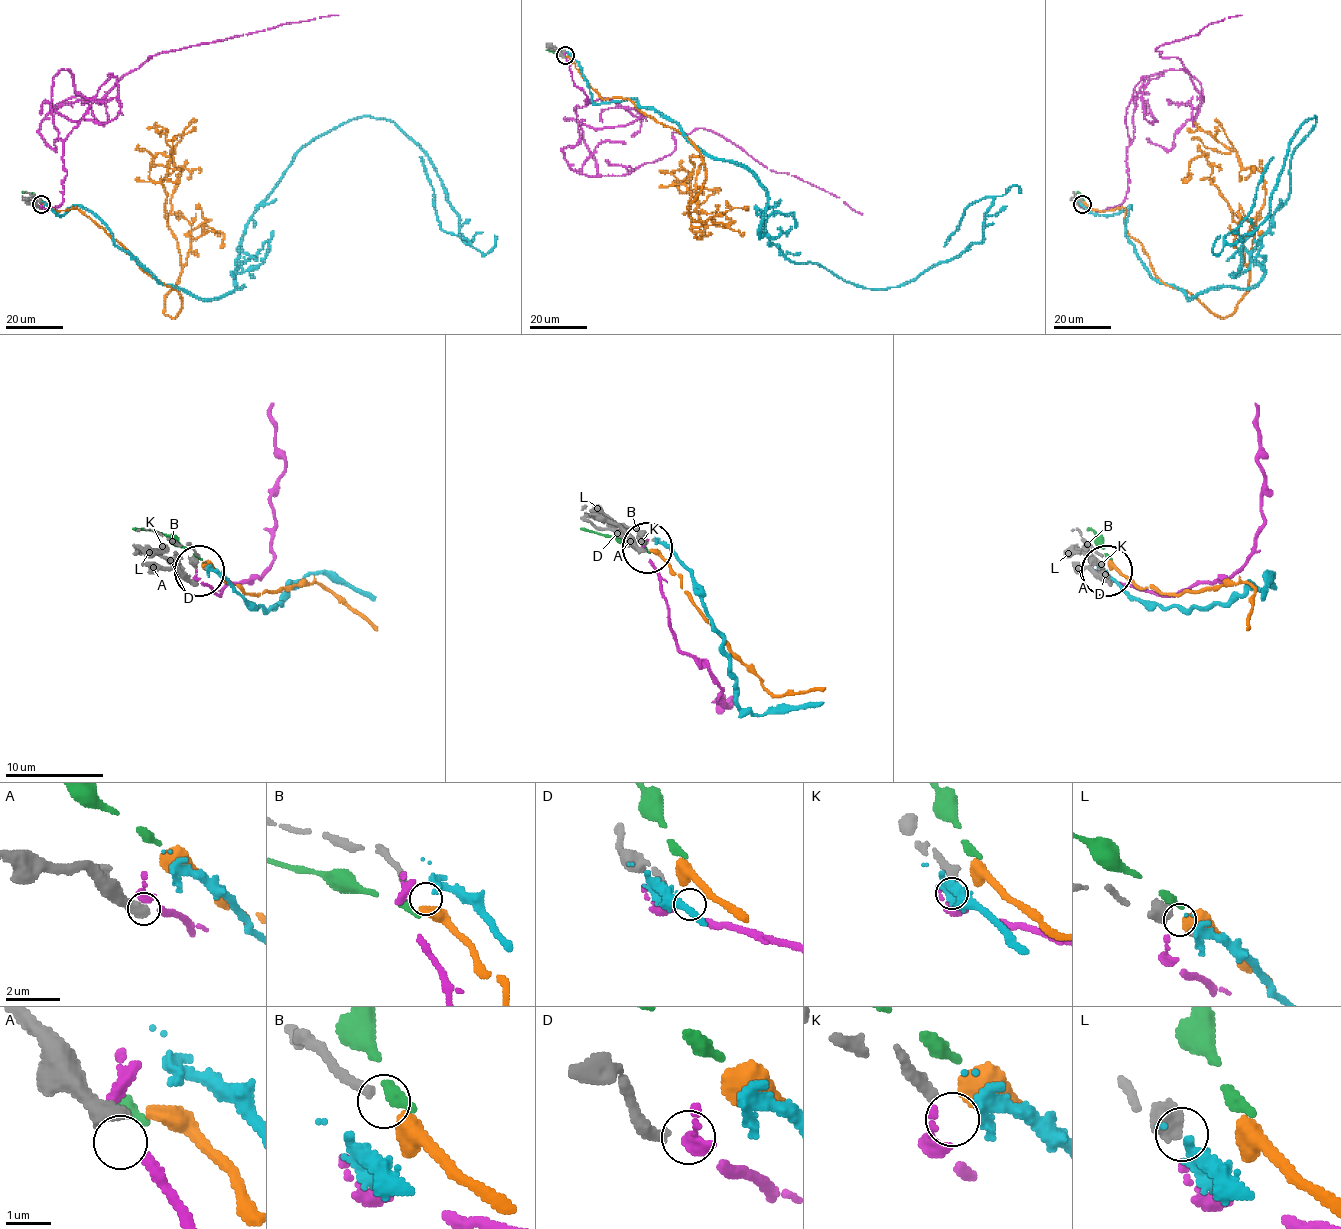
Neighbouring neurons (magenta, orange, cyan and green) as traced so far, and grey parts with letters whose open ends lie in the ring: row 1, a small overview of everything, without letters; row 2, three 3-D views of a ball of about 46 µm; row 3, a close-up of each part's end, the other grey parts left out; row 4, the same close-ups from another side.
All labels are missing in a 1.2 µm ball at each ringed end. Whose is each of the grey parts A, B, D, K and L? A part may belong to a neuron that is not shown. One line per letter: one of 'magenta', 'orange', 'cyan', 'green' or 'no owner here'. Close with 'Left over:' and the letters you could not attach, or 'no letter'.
A: no owner here
B: orange
D: no owner here
K: no owner here
L: cyan
Left over: A, D, K

